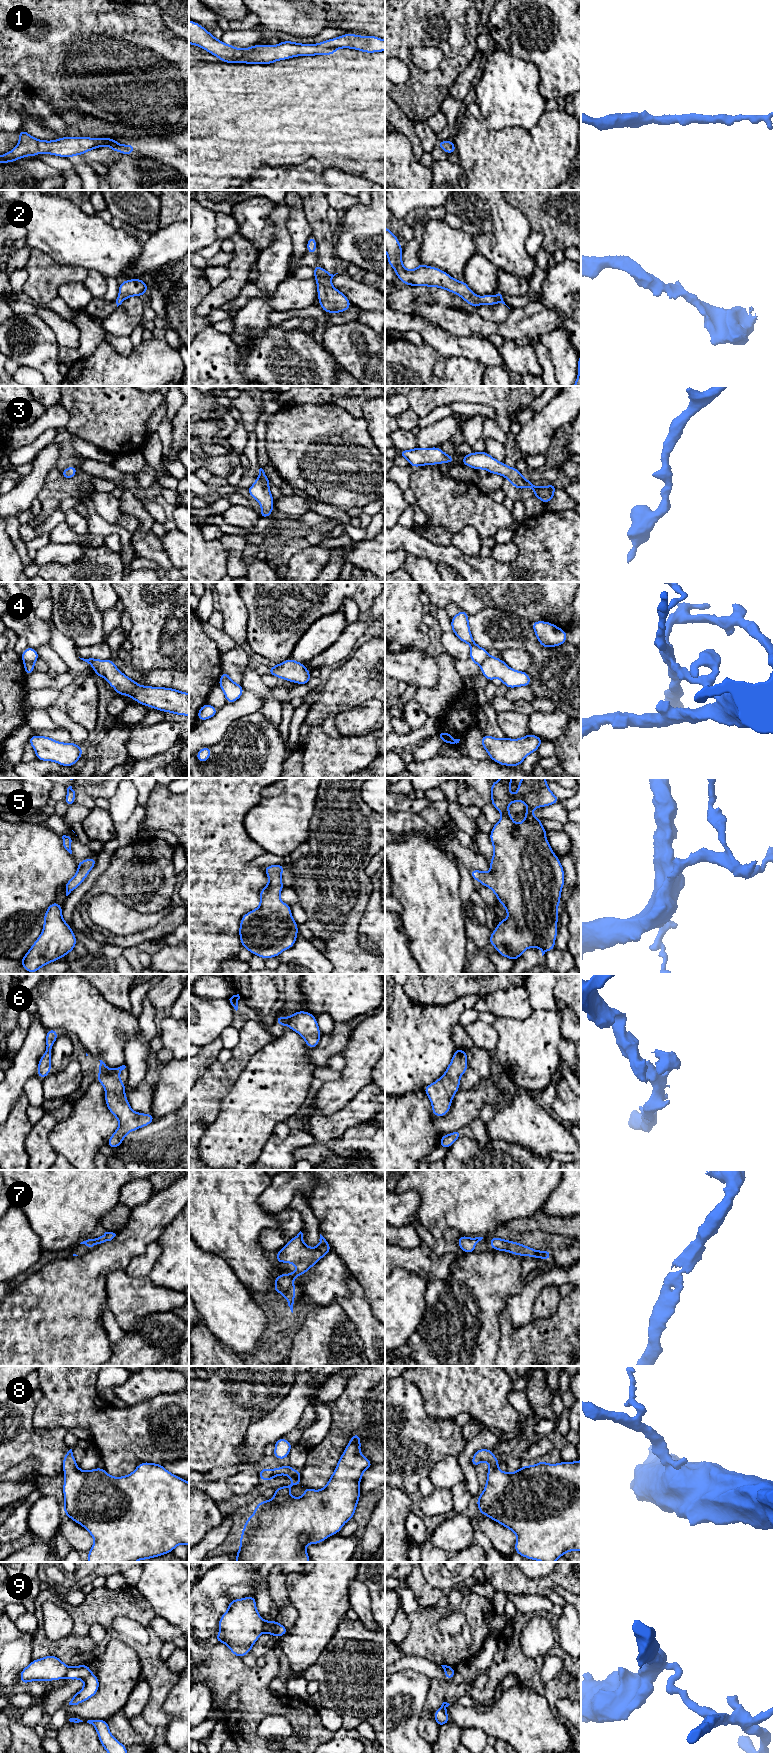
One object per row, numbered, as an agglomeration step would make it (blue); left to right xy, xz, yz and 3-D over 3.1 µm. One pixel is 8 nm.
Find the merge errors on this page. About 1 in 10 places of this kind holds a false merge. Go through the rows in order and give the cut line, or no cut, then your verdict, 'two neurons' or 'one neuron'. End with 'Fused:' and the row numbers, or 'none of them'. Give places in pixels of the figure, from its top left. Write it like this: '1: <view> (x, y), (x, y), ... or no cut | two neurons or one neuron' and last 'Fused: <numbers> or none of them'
1: no cut | one neuron
2: no cut | one neuron
3: no cut | one neuron
4: xy (24, 662), (33, 663) | two neurons
5: no cut | one neuron
6: no cut | one neuron
7: no cut | one neuron
8: no cut | one neuron
9: xz (265, 1621), (263, 1631) | two neurons
Fused: 4, 9

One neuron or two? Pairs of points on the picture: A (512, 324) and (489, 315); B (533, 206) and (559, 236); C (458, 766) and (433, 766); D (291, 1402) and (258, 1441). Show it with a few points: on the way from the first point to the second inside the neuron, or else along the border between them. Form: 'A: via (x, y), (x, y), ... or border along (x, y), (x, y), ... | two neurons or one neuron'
A: border along (510, 309), (499, 323), (481, 316) | two neurons
B: via (540, 213), (556, 229) | one neuron
C: via (452, 766), (439, 766) | one neuron
D: via (287, 1412), (268, 1431) | one neuron

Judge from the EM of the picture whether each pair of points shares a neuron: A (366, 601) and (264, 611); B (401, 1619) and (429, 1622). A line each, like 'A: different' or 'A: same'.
A: same
B: different

